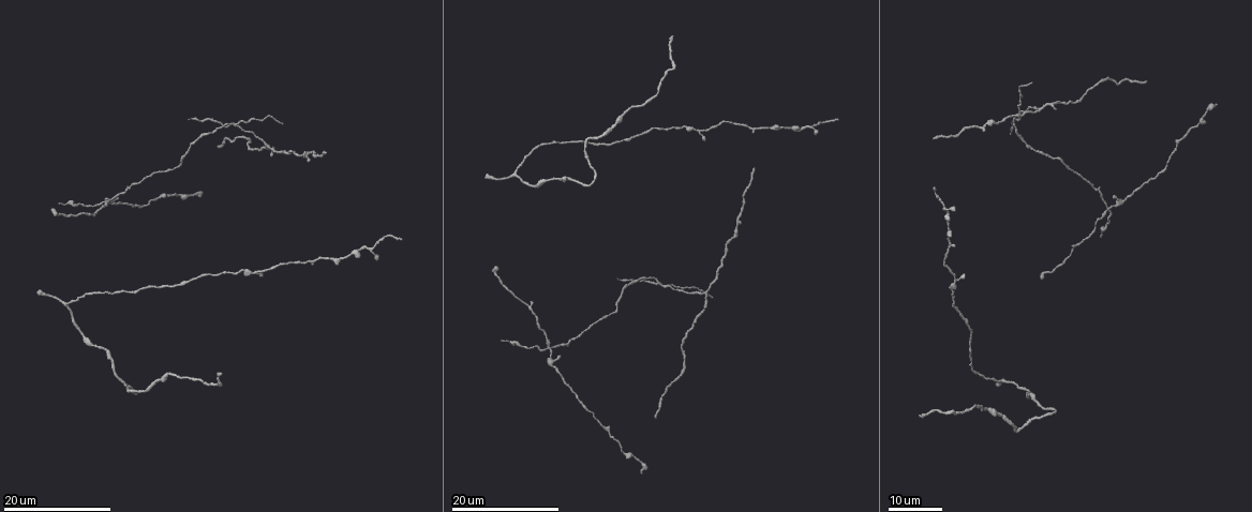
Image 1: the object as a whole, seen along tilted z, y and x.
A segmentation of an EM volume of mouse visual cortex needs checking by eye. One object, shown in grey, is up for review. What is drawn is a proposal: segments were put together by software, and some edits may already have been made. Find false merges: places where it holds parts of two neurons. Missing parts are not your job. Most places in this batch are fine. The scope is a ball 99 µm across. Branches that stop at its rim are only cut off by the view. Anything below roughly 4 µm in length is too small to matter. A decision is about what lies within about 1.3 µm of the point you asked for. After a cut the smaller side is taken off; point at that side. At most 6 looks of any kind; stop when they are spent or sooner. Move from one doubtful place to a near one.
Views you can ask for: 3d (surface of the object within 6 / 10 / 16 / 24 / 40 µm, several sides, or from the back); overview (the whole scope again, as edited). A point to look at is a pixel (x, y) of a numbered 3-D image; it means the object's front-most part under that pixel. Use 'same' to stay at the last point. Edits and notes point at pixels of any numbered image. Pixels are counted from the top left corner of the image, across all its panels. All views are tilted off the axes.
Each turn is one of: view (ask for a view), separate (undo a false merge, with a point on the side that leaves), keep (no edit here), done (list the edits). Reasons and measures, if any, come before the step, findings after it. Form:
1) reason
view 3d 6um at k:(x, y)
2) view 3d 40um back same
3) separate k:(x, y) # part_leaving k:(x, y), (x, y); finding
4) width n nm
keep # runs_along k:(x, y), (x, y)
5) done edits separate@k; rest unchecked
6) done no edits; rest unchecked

three arms meet
view 3d 16um at 1:(67, 309)

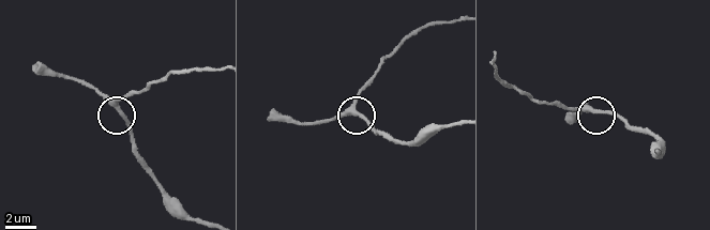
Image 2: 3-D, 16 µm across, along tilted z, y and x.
closer look
view 3d 6um at 2:(357, 112)

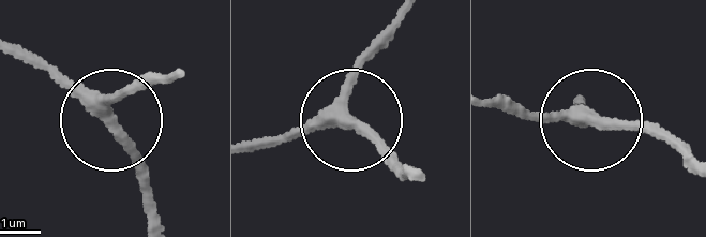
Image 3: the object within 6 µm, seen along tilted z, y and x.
arms 3
keep # runs_along 3:(497, 106), (591, 120), (579, 93); continuous, no second neuron

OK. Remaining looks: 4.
four-way junction
view 3d 16um at 1:(550, 347)

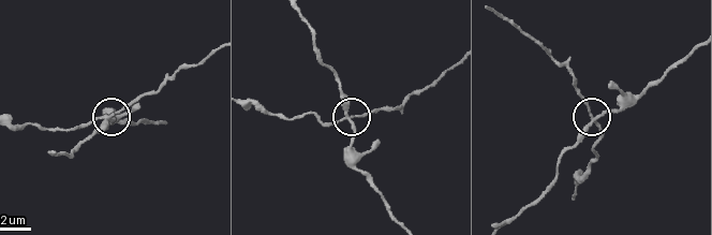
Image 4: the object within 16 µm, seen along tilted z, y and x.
view 3d 10um at 4:(593, 121)

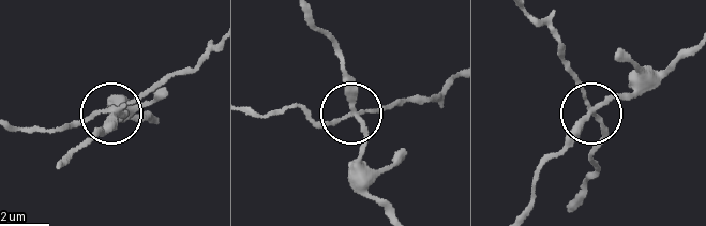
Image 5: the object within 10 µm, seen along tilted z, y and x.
zoom in
view 3d 6um at 5:(356, 115)

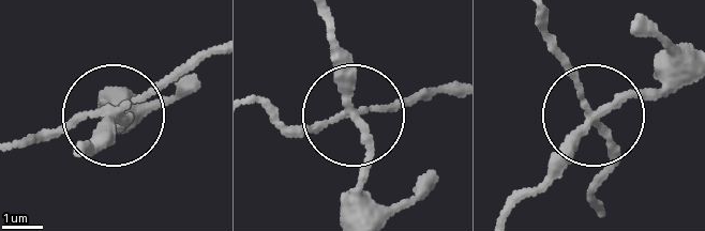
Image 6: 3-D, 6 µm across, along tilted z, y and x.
width 200 nm
separate 6:(58, 129) # a second neuron is stuck on

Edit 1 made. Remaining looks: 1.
done edits separate@6; rest unchecked

